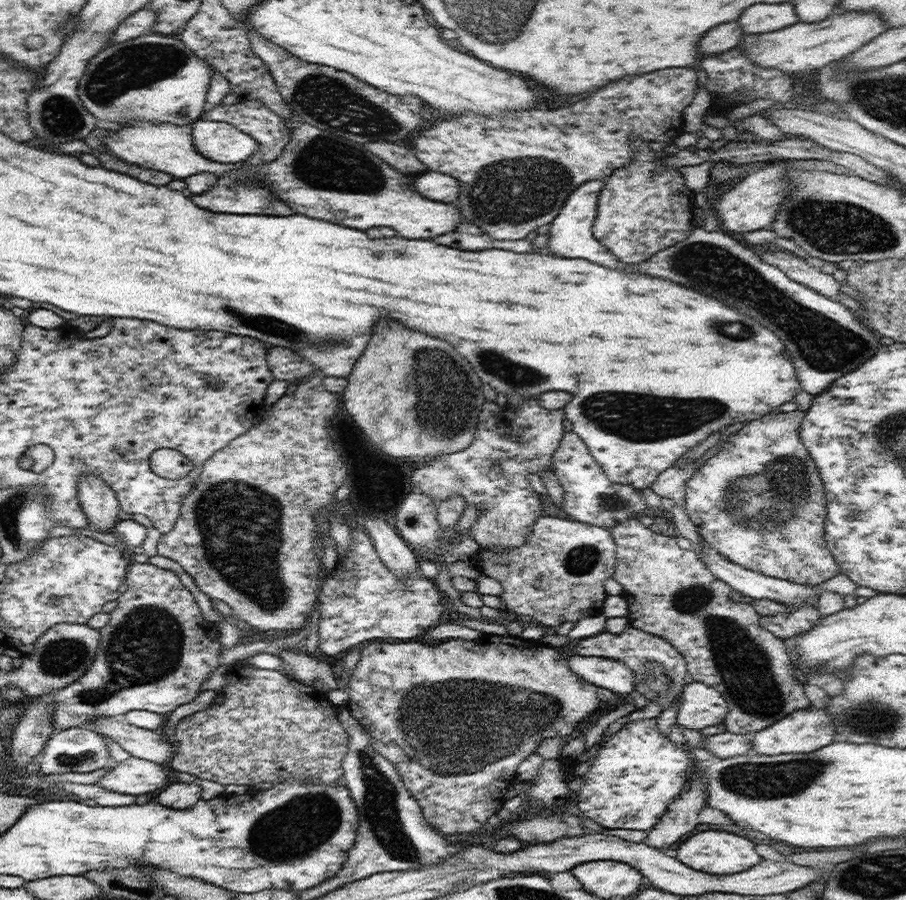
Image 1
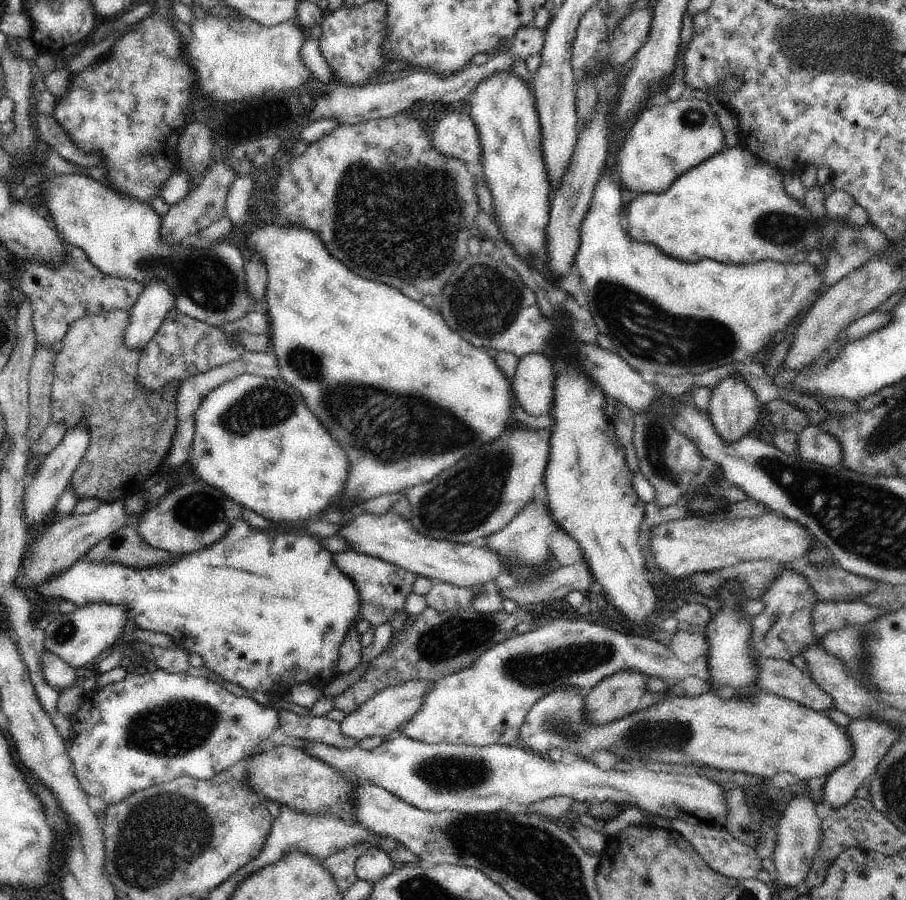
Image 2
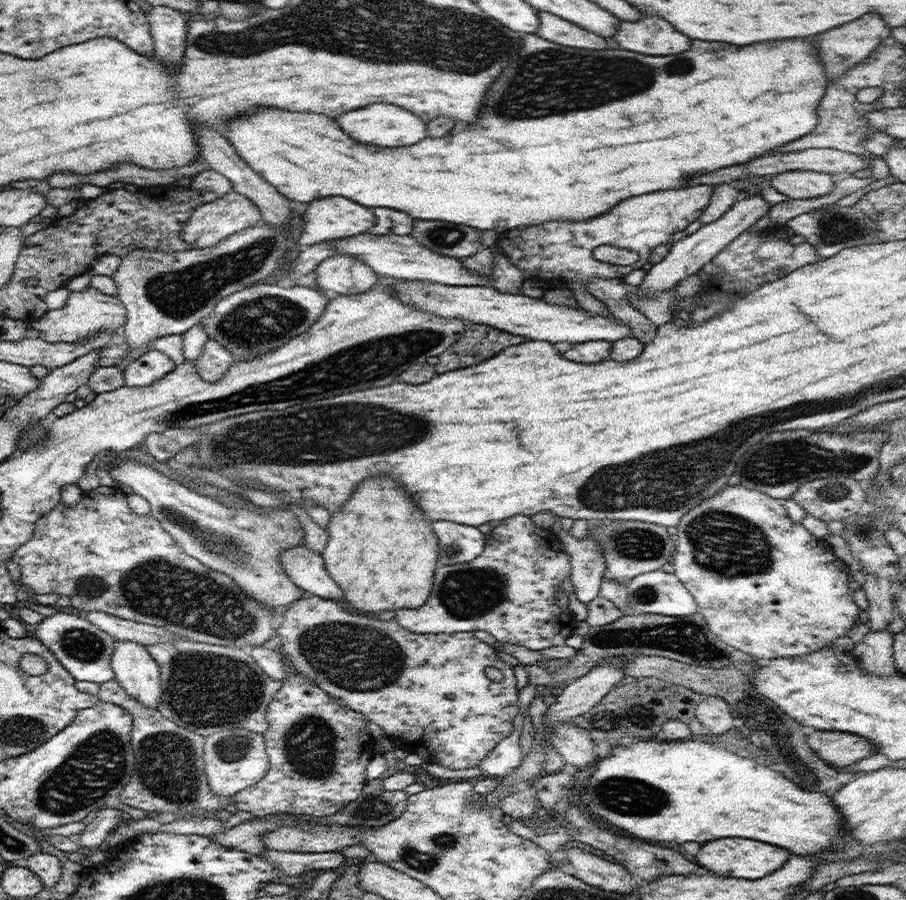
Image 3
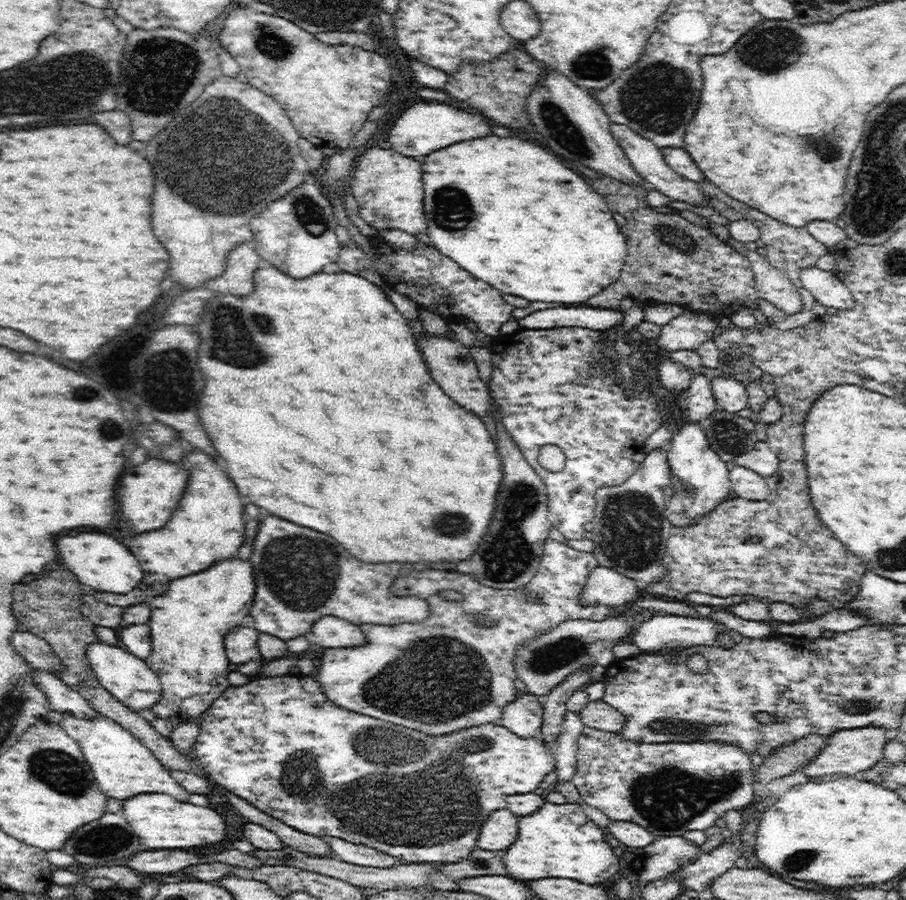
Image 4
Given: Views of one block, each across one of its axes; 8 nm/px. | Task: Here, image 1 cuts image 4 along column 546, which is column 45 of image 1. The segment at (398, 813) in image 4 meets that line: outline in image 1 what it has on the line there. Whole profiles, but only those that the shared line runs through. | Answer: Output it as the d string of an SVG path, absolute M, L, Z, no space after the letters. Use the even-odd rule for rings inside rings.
M87 726L68 728L54 733L39 755L40 772L43 774L62 774L63 772L92 772L111 763L111 756L105 738Z

